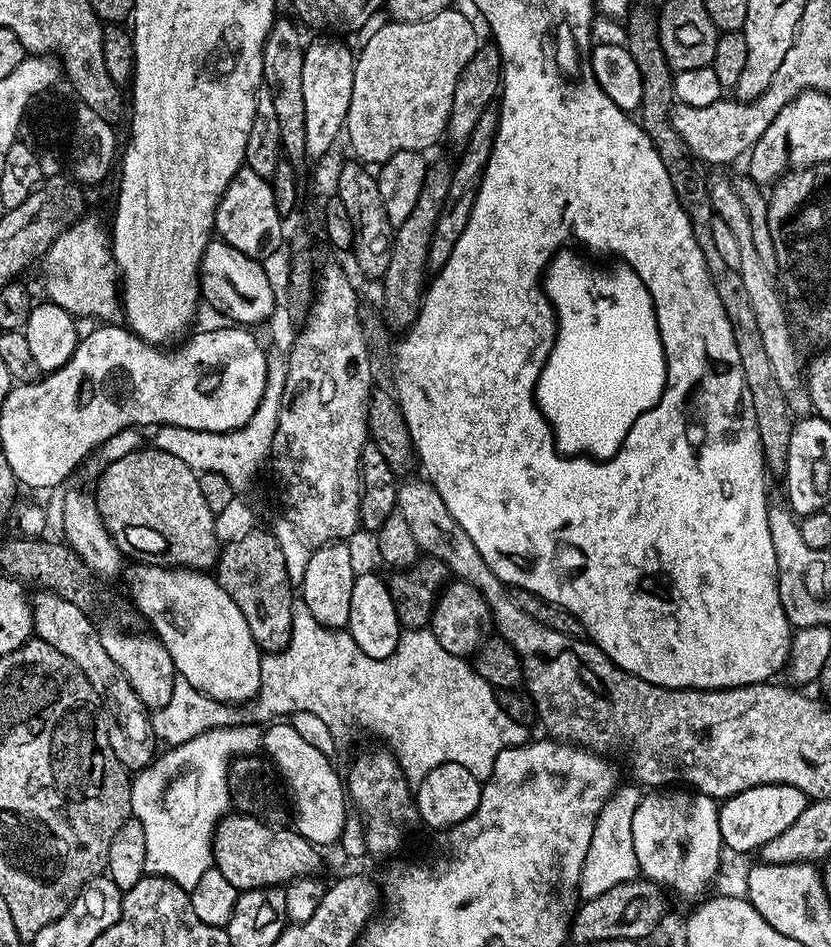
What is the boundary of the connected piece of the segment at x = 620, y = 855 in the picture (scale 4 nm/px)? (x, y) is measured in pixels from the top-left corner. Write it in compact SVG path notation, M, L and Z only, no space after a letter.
M617 787L612 793L612 798L602 806L596 819L594 834L590 838L590 847L586 852L582 874L577 888L579 897L584 900L598 897L613 886L621 885L624 881L631 881L639 877L637 855L634 853L634 810L638 810L642 792L639 787Z

